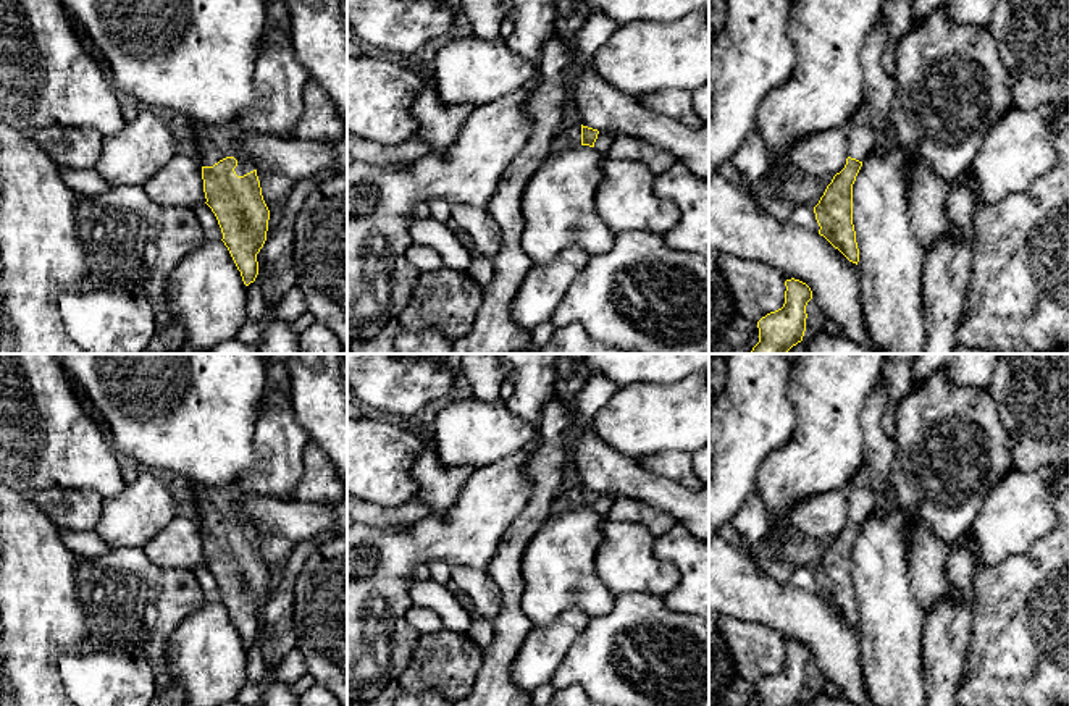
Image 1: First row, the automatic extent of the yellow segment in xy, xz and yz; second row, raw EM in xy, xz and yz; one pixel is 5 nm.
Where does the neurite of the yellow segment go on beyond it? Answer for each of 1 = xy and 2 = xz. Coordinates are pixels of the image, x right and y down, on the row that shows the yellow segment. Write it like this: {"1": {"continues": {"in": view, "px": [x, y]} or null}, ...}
{"1": {"continues": {"in": "xy", "px": [213, 142]}}, "2": {"continues": {"in": "xz", "px": [569, 138]}}}

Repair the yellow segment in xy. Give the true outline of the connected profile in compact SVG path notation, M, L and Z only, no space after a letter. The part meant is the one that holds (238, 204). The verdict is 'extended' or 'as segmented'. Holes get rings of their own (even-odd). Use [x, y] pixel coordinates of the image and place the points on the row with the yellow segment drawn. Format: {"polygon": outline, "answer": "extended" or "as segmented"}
{"polygon": "M194 121L207 205L215 213L245 286L258 275L257 254L266 241L270 210L257 166L237 157L239 123L205 126Z", "answer": "extended"}

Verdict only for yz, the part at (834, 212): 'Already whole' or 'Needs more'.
Needs more

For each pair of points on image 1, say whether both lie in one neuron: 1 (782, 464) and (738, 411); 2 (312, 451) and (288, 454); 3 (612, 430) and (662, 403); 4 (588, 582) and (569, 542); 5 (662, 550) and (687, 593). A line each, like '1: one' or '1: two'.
1: two
2: two
3: one
4: one
5: one

